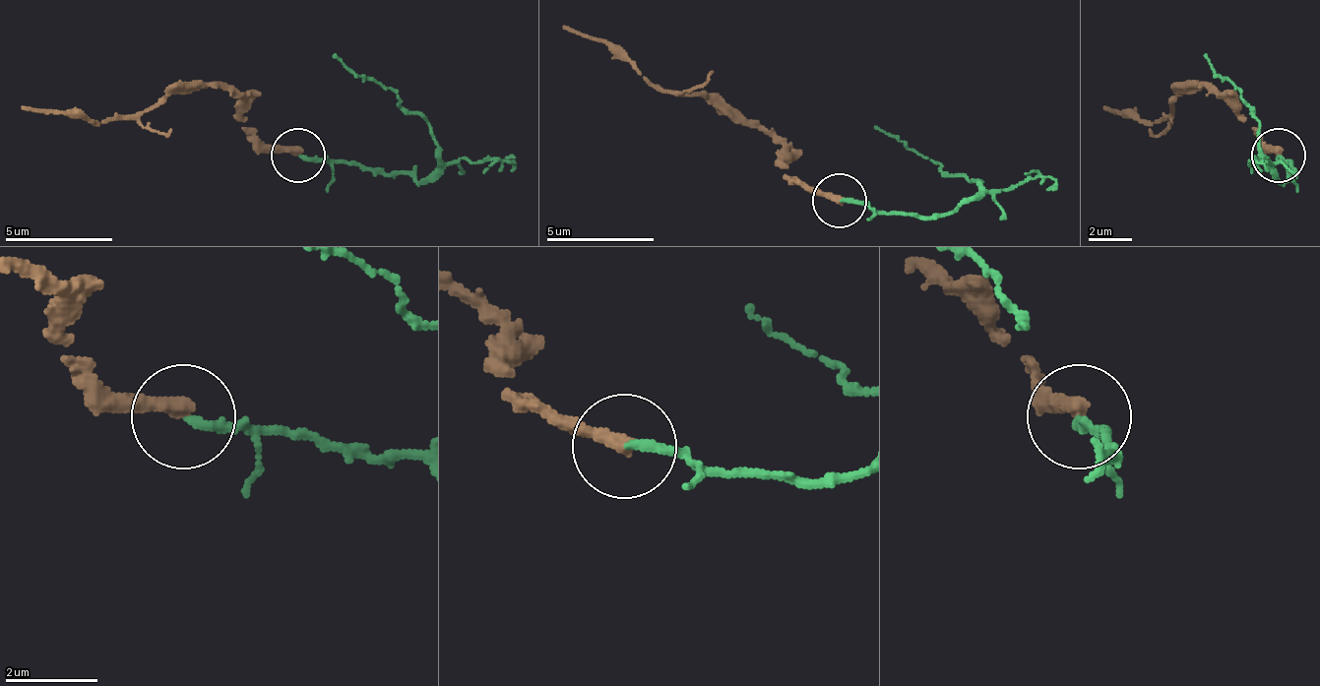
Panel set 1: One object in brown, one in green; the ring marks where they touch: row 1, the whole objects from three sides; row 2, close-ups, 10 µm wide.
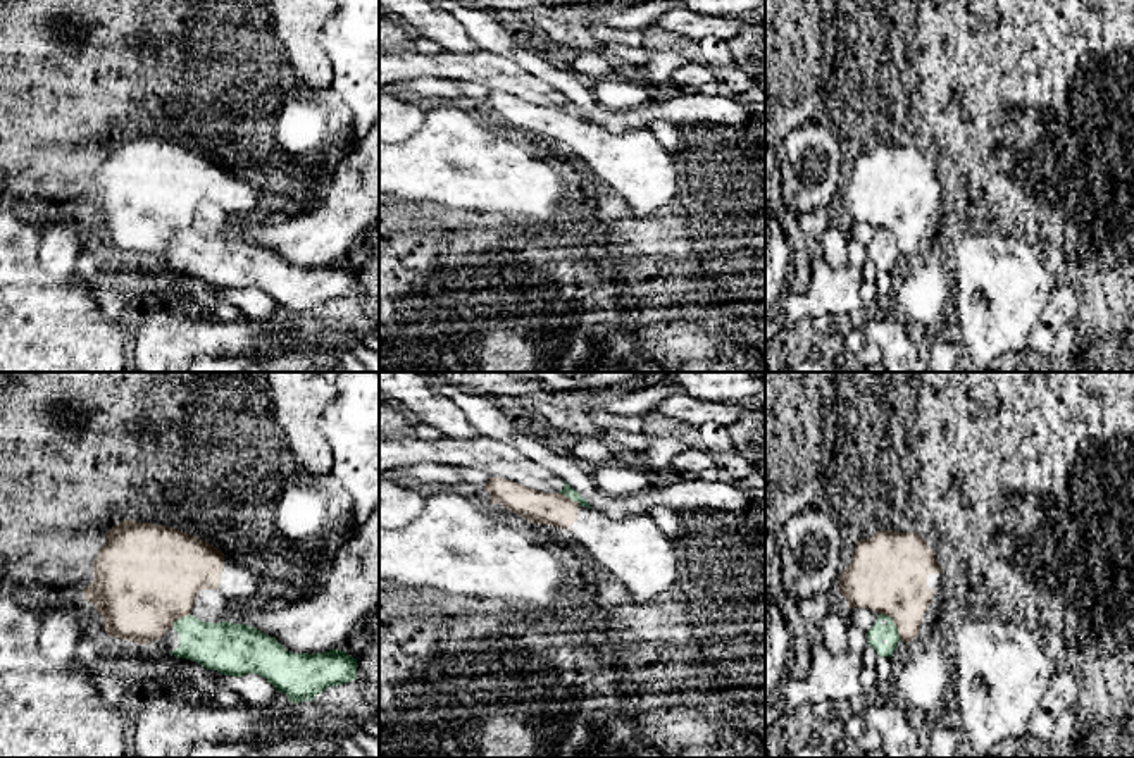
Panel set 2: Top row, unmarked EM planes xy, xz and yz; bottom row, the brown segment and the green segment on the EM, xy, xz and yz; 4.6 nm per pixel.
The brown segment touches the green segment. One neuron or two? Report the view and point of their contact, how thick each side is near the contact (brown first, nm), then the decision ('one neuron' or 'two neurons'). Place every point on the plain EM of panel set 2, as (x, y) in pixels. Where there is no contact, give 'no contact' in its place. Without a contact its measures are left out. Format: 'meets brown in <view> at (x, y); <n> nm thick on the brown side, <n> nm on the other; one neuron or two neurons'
meets brown in yz at (895, 238); 360 nm thick on the brown side, 70 nm on the other; two neurons

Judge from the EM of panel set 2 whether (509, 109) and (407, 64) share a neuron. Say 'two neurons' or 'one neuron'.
two neurons

